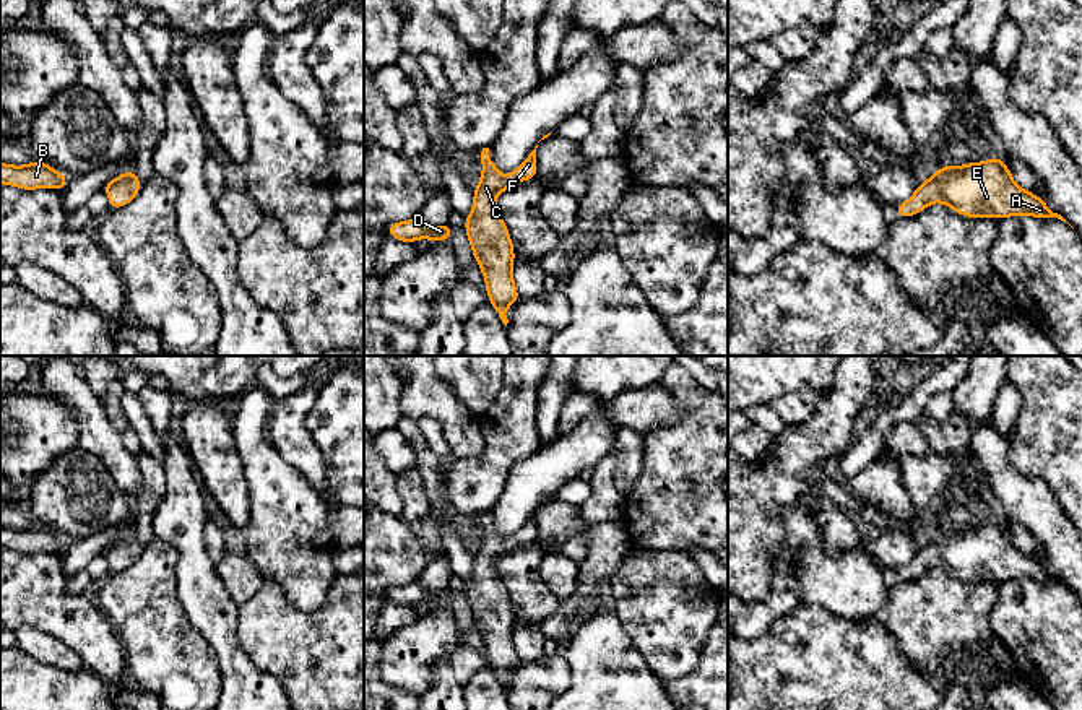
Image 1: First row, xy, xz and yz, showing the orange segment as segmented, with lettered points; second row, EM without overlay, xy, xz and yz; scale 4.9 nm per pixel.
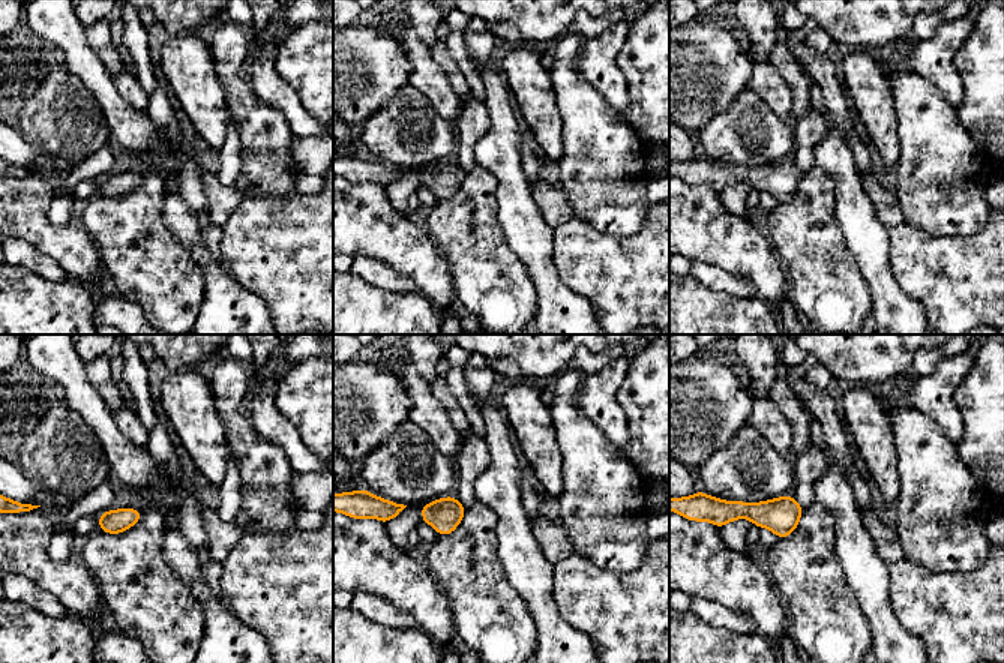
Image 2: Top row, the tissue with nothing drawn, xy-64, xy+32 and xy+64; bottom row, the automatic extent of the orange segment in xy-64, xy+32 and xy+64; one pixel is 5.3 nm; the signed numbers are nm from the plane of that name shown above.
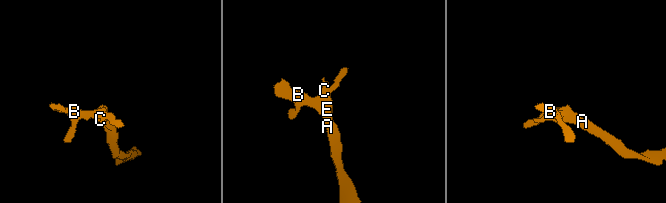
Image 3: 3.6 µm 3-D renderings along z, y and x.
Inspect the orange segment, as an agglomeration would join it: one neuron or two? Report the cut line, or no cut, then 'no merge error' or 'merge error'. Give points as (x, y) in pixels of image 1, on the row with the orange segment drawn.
no cut; no merge error

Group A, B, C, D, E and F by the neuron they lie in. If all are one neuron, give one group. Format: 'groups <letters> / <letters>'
groups A B C D E F

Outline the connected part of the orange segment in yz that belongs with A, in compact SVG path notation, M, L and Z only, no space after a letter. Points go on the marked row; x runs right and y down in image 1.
M998 154L989 161L949 164L934 171L916 187L910 200L897 205L895 214L897 218L915 216L936 201L967 218L1035 216L1067 223L1046 206L1043 197L1019 187Z

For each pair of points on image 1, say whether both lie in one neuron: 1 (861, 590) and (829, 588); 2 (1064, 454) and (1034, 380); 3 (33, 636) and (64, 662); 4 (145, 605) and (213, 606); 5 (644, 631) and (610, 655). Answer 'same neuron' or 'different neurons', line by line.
1: same neuron
2: same neuron
3: same neuron
4: different neurons
5: different neurons

